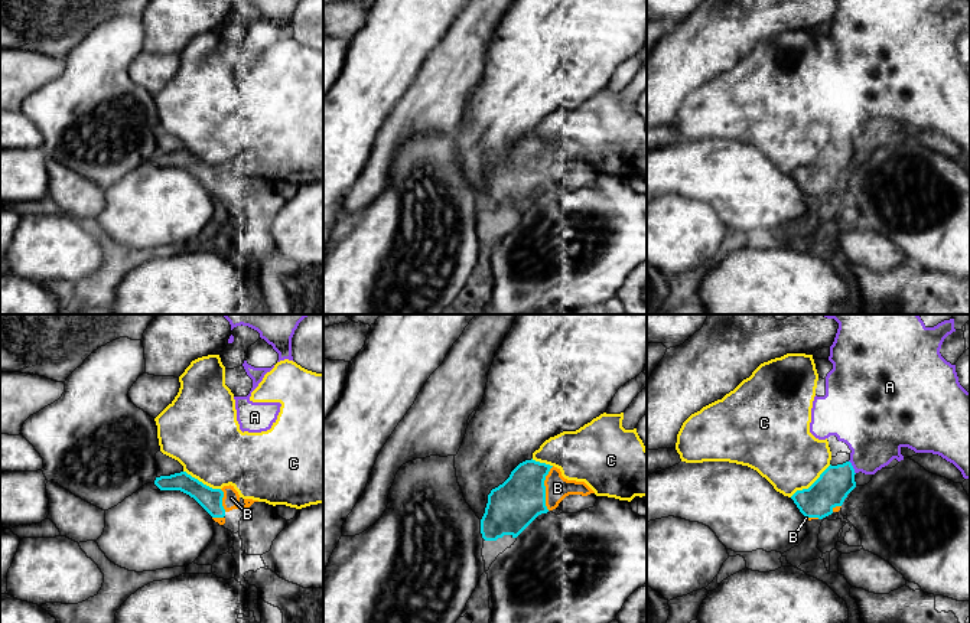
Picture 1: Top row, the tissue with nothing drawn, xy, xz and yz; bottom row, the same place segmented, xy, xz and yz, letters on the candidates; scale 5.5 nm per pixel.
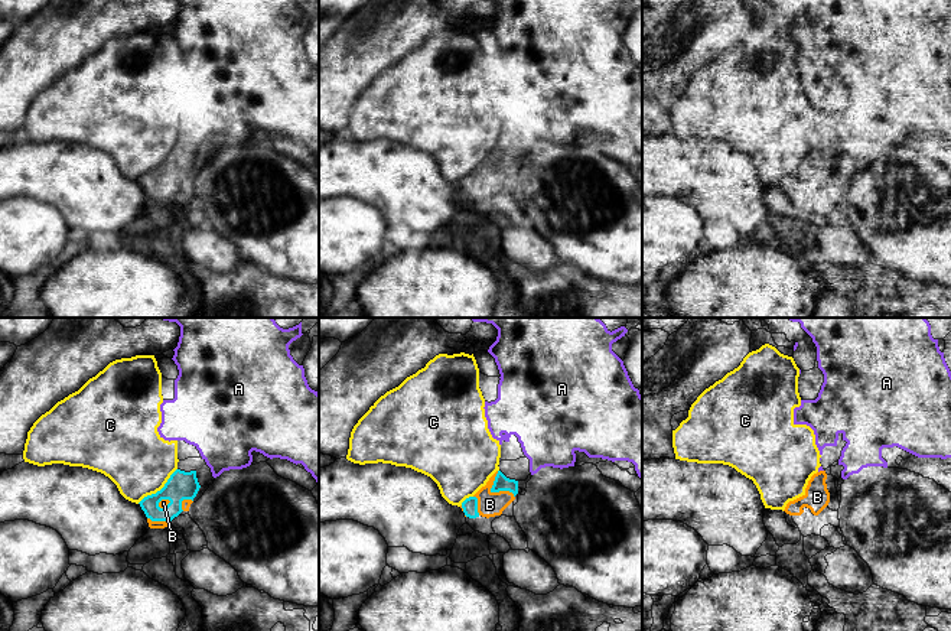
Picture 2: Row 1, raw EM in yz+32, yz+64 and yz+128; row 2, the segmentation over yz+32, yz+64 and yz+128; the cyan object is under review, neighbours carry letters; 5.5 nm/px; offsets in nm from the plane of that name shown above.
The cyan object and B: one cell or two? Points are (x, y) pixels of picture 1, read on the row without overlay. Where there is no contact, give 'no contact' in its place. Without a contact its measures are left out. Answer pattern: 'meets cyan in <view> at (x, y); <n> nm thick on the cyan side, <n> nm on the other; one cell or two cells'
meets cyan in xz at (544, 165); 280 nm thick on the cyan side, 140 nm on the other; one cell

